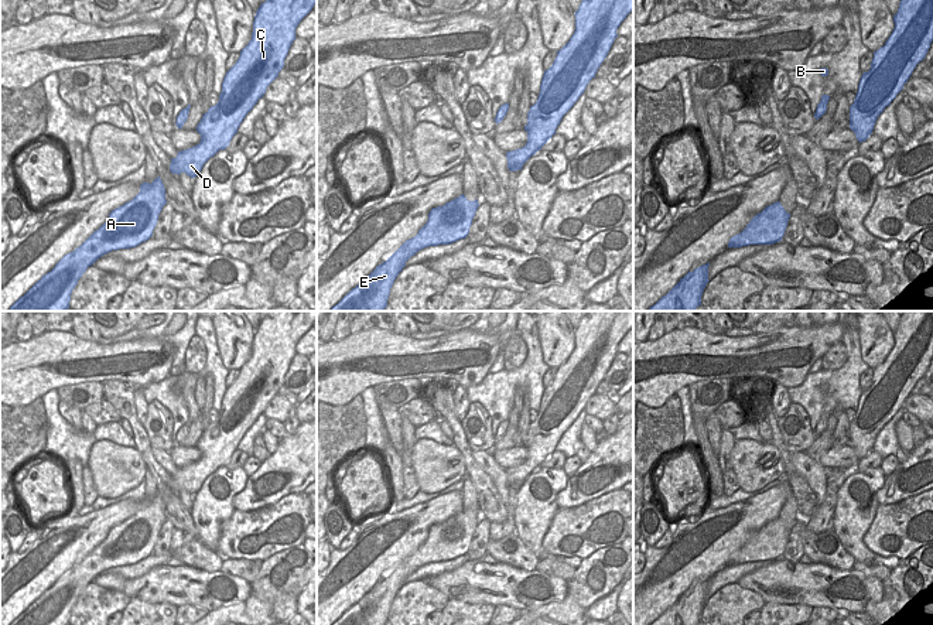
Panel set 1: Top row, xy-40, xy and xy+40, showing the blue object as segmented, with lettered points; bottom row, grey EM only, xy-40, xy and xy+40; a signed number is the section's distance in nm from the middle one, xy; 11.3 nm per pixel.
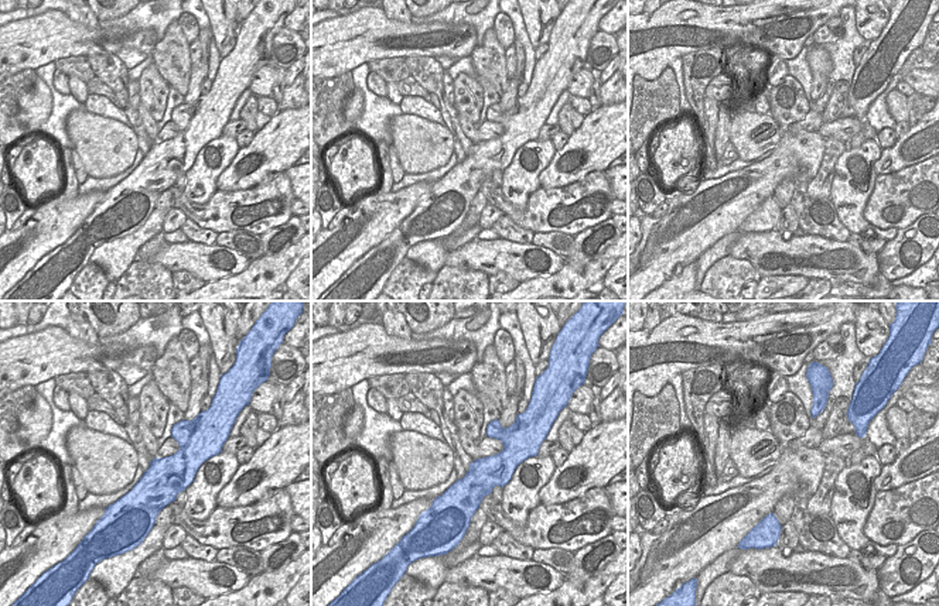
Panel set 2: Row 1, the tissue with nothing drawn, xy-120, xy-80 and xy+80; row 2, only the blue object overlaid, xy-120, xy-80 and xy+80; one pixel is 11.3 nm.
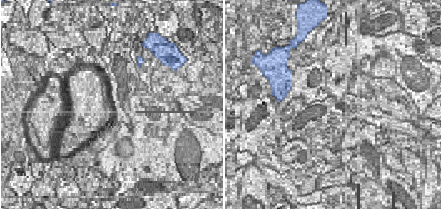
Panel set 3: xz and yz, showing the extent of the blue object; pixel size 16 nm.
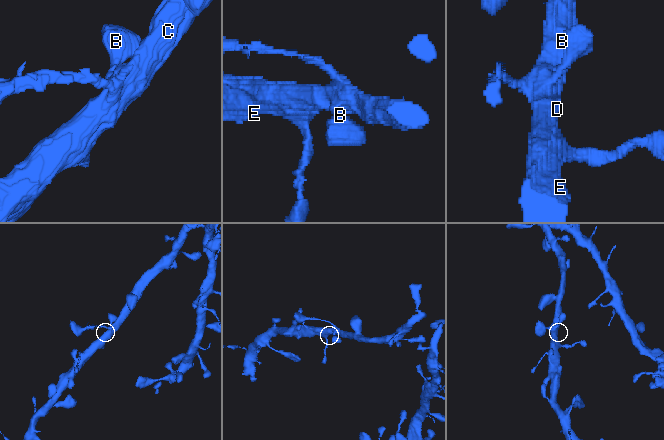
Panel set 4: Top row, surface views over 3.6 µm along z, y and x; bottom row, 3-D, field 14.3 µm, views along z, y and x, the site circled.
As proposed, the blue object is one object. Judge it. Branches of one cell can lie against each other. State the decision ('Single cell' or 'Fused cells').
Single cell

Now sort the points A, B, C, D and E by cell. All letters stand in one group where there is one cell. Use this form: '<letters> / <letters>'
A B C D E

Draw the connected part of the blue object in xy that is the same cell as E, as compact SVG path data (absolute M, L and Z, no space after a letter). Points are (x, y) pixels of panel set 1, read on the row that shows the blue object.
M462 194L442 206L433 208L418 233L406 240L386 262L376 266L329 311L383 311L387 307L390 288L406 262L424 247L465 239L478 206L478 199L468 201Z

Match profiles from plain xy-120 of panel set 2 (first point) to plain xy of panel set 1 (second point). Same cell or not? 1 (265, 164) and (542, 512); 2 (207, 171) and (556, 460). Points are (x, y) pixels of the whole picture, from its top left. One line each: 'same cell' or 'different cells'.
1: different cells
2: different cells

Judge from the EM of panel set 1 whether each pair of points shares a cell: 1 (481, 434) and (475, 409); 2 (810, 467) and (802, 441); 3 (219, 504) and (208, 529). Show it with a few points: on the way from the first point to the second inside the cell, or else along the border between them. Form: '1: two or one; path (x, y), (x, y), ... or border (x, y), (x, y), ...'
1: one; path (481, 429), (482, 423), (477, 415)
2: two; border (803, 451), (790, 453)
3: one; path (214, 509), (211, 512), (211, 523)

